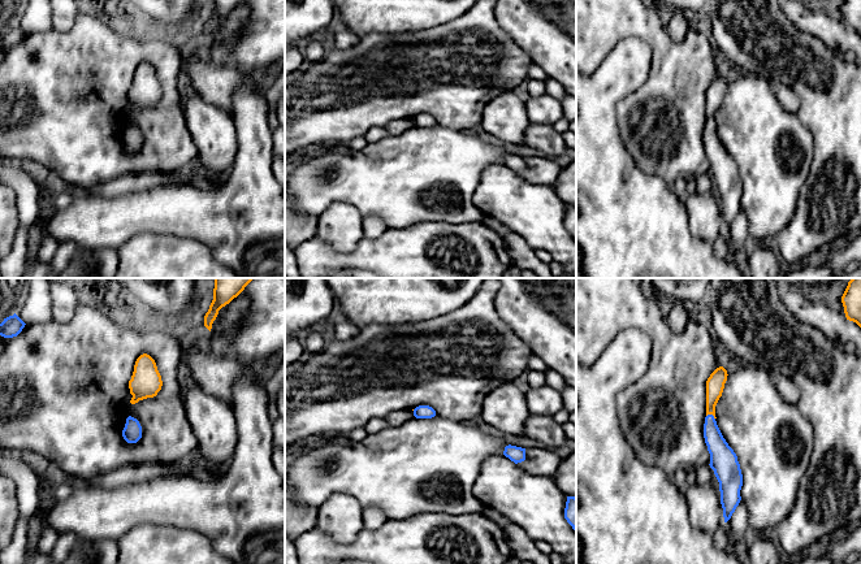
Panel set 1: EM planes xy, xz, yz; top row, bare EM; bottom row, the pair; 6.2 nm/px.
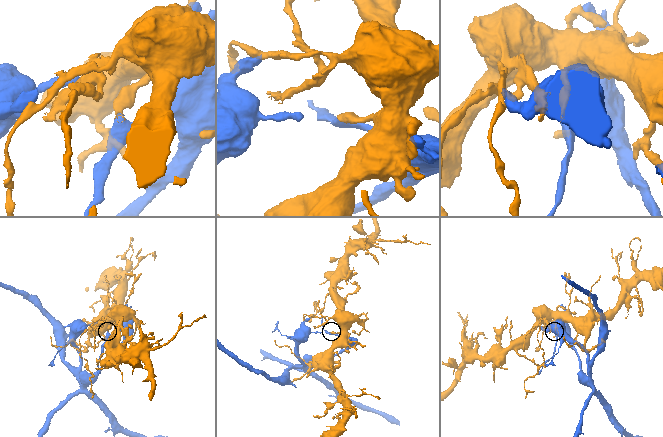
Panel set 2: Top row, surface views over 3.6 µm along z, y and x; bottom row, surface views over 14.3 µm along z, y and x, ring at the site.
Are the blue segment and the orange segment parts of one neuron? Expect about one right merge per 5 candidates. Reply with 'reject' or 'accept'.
reject

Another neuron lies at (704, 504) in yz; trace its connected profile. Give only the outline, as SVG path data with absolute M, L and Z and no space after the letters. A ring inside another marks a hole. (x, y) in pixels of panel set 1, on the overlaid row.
M711 483L688 486L683 494L691 524L696 529L714 533L724 522L721 498Z

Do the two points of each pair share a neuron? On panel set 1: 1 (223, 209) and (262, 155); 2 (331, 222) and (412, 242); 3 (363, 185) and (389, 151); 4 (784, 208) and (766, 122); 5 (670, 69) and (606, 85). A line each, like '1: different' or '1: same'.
1: same
2: different
3: same
4: same
5: different

